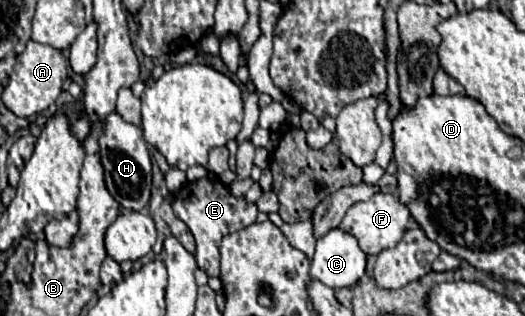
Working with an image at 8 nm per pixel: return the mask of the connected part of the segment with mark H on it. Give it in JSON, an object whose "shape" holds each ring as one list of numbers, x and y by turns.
{"shape":[[112,113,104,119,104,131,100,135,100,155,102,167,106,173,106,187,120,207,130,211,142,211,150,201,152,189,152,163,148,145,142,137,142,129,126,123,118,113]]}

